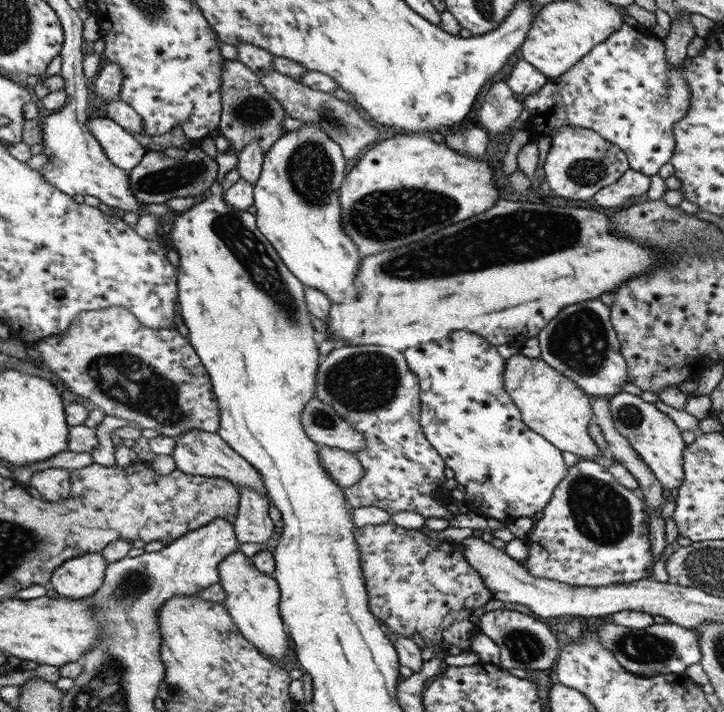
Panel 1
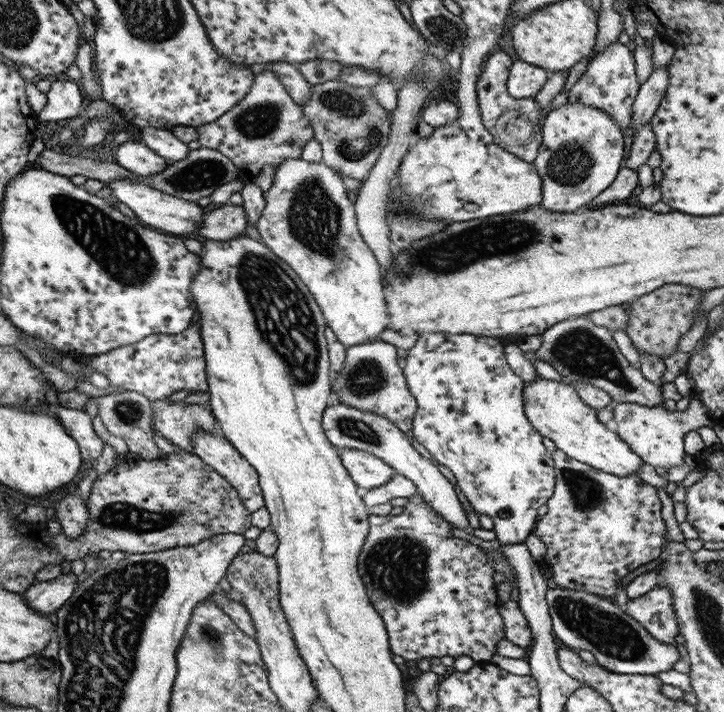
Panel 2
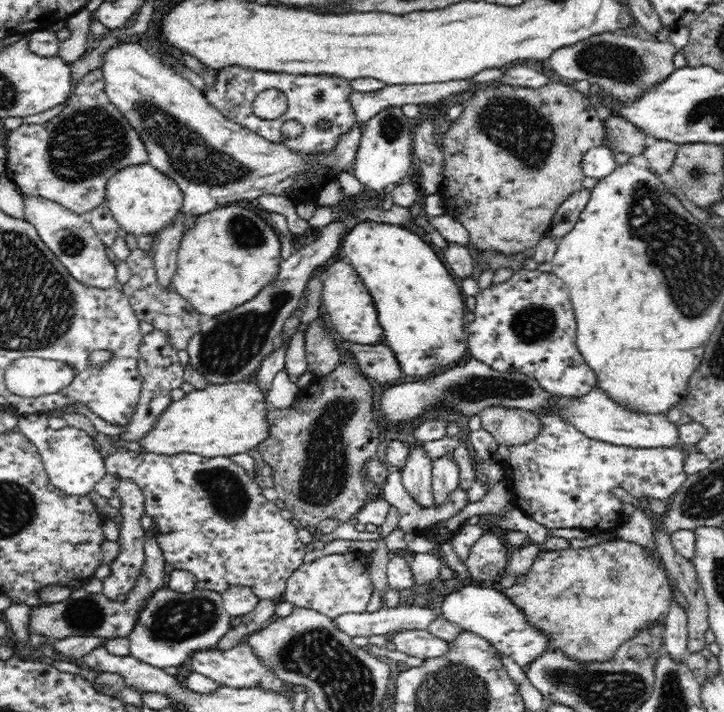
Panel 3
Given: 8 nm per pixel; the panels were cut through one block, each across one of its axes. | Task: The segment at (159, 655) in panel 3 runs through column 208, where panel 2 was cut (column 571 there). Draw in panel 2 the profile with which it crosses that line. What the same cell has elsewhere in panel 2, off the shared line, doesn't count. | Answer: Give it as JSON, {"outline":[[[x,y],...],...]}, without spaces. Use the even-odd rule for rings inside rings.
{"outline":[[[547,587],[546,605],[552,634],[567,648],[591,652],[596,663],[618,675],[656,675],[671,670],[679,654],[674,646],[657,642],[636,620],[607,598],[588,592]]]}

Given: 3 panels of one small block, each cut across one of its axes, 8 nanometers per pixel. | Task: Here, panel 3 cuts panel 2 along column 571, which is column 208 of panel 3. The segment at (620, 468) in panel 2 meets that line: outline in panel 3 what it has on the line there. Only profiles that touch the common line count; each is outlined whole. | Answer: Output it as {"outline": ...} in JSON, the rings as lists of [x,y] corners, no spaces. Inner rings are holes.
{"outline":[[[256,378],[236,384],[210,384],[202,391],[194,390],[181,400],[173,401],[157,416],[150,432],[136,443],[141,452],[158,456],[176,456],[182,452],[204,458],[244,454],[268,436],[268,423],[264,418],[268,409],[267,396],[260,393]]]}

